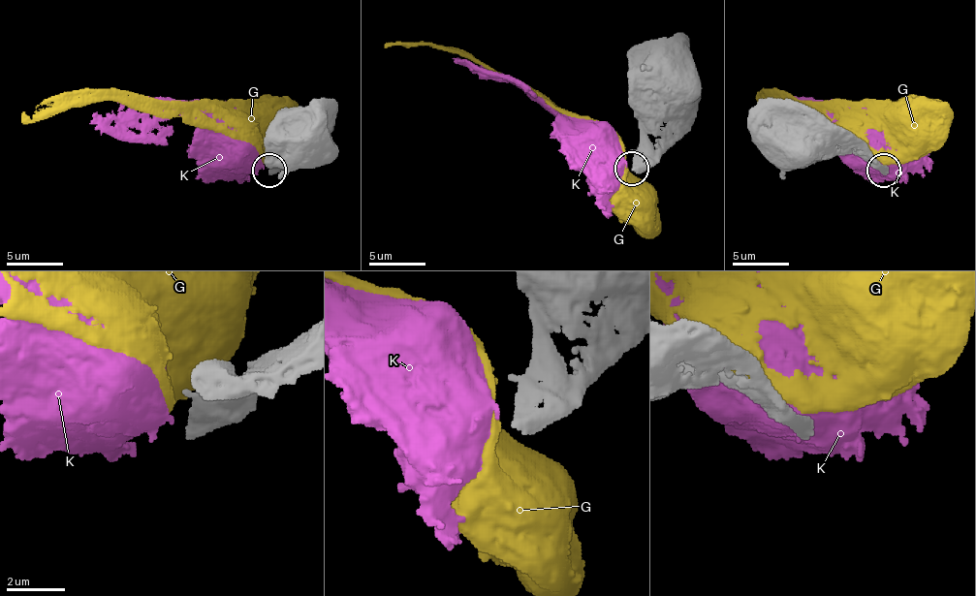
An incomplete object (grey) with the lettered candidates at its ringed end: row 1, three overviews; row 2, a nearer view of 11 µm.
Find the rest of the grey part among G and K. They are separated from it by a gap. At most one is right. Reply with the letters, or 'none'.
none

